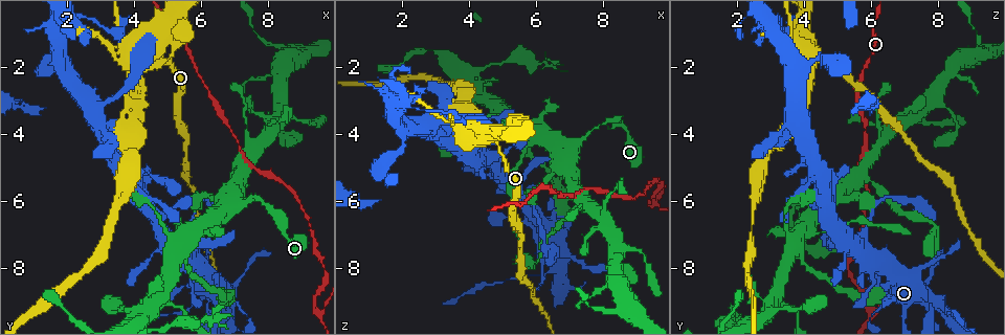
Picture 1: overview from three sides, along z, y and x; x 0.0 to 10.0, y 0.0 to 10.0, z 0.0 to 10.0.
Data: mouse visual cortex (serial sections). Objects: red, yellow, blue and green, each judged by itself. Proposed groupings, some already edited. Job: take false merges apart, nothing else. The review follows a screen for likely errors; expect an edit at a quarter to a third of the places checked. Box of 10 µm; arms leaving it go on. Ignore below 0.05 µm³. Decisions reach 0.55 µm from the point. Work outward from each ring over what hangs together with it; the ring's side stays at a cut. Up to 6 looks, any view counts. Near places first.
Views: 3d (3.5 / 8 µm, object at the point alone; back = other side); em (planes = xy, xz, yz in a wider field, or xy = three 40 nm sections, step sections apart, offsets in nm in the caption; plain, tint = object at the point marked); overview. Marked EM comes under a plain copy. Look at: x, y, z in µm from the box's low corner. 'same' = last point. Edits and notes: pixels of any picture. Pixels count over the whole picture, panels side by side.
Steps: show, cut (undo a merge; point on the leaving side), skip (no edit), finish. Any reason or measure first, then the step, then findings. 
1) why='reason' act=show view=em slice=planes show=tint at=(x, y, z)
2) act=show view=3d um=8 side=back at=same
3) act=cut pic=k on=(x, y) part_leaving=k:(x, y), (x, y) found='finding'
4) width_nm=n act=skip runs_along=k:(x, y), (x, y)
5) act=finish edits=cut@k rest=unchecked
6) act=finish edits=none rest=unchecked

why='a fork' act=show view=em slice=xy step=3 show=tint at=(5.85, 6.95, 4.20)

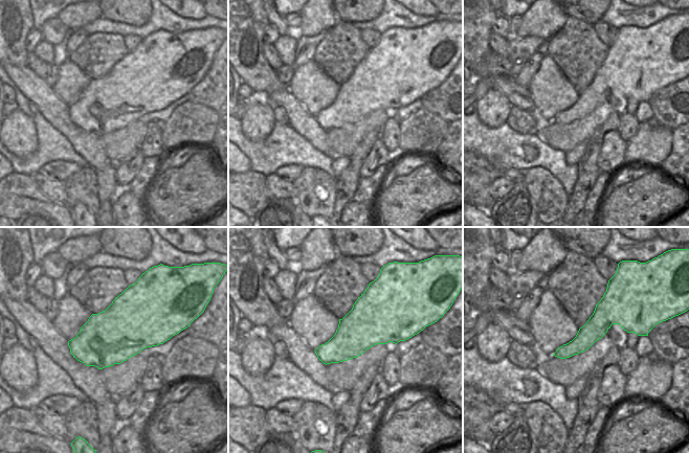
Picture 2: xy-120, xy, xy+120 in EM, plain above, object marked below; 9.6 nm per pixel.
why='see where the arms go' act=show view=3d um=3.5 at=same

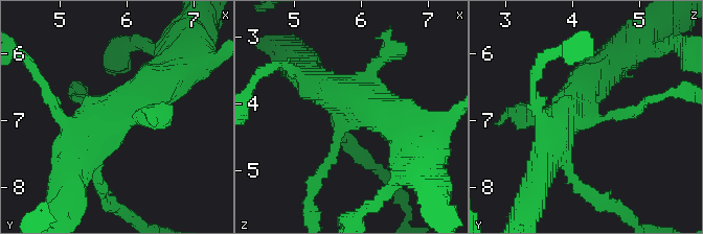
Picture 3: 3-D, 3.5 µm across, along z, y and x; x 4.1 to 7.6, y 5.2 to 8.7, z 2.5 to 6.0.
act=skip runs_along=2:(628, 321), (603, 319), (557, 354) found='one cell here'

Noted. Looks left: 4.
why='three arms meet' act=show view=3d um=3.5 at=(7.15, 5.20, 5.70)

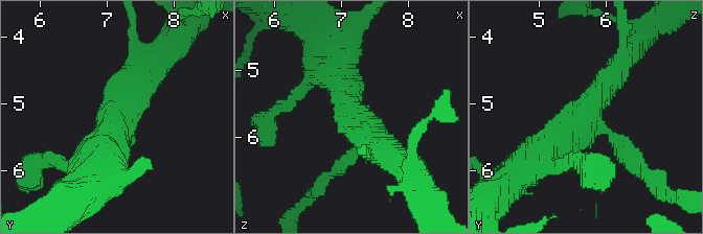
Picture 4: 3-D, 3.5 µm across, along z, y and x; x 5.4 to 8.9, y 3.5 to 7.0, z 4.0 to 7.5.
arms=3 arm_widths_nm=200,400,500 act=show view=em slice=xy step=5 show=tint at=(7.15, 5.15, 5.65)

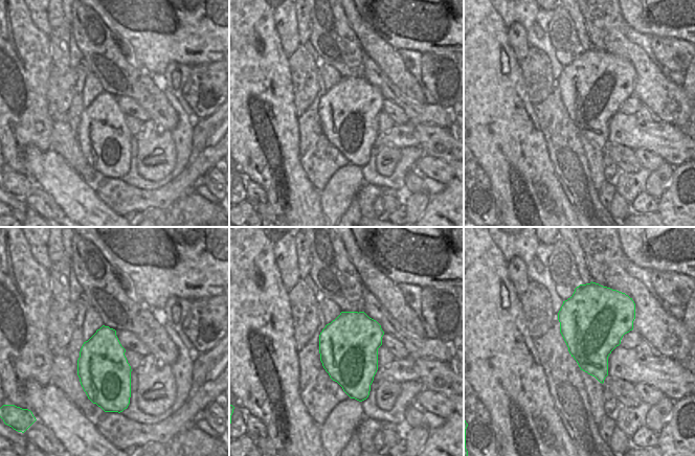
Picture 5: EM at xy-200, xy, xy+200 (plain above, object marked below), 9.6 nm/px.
act=skip runs_along=4:(535, 159), (577, 120), (620, 63) found='all the same cell'

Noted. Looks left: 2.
why='thick turns thin' act=show view=3d um=3.5 at=(7.95, 1.25, 9.30)

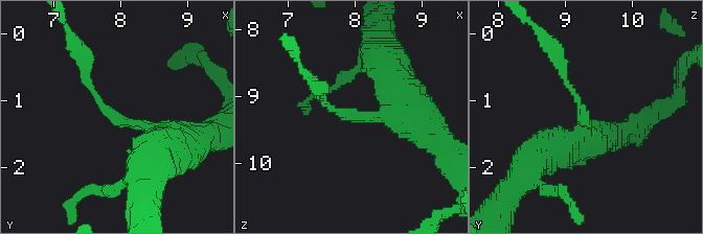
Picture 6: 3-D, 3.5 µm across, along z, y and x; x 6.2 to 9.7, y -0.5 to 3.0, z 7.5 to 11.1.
arm_widths_nm=150,350 act=cut pic=6 on=(99, 101) part_leaving=6:(136, 121), (119, 121), (87, 86), (81, 50) found='two cells meet here'

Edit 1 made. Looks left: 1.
act=finish edits=cut@6 rest=unchecked

